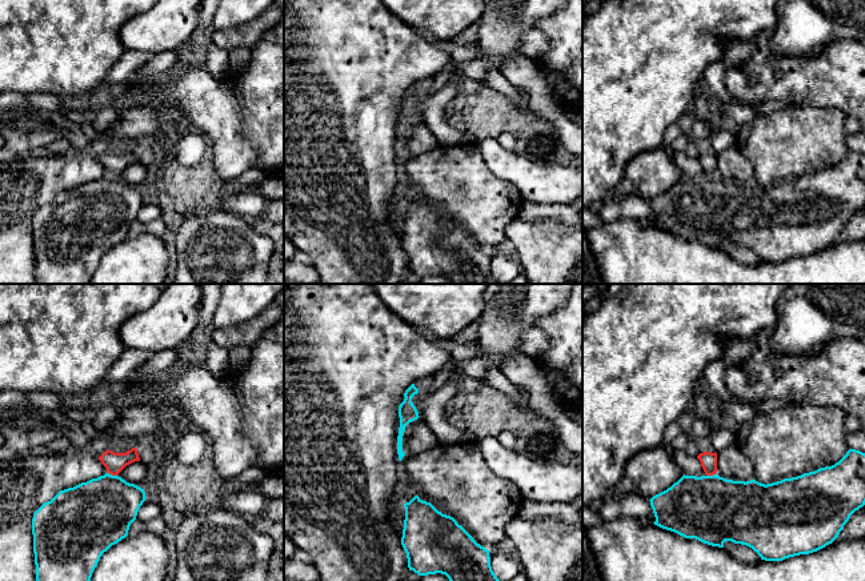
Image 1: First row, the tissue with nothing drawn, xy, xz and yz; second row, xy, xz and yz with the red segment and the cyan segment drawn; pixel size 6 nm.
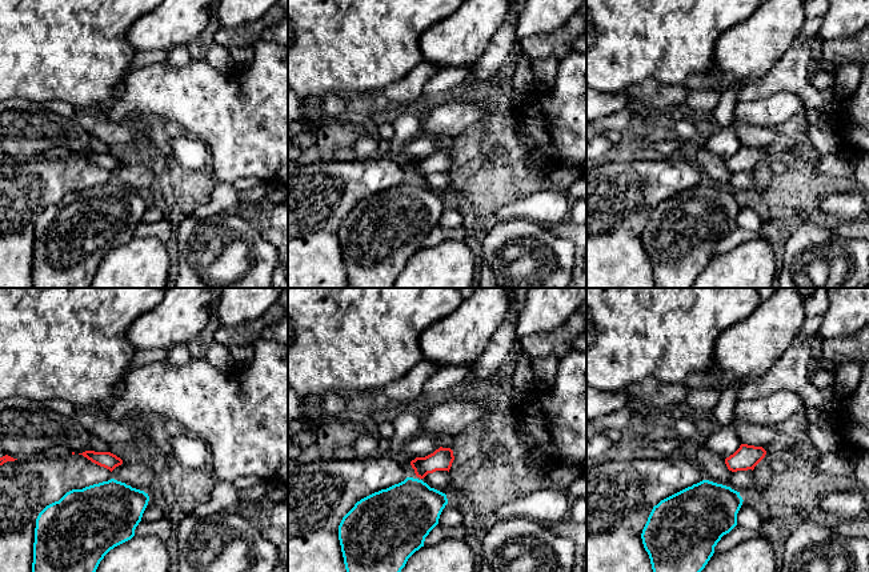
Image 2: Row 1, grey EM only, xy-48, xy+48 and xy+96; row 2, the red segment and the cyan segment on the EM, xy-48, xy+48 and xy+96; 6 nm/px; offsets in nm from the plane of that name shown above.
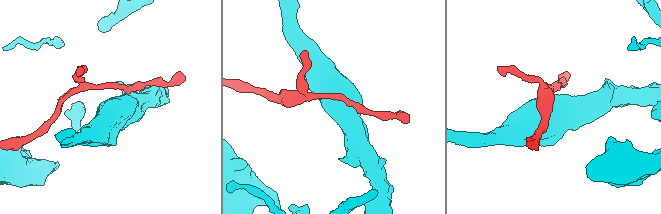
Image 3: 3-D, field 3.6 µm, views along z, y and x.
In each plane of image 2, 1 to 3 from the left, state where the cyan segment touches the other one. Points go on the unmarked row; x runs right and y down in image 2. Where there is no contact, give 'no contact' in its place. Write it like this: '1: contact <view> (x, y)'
1: no contact
2: no contact
3: no contact

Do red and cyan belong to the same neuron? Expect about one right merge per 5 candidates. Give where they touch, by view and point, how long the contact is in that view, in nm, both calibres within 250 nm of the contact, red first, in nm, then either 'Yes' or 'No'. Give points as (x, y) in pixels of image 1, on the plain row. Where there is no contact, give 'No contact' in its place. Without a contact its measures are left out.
Touches red at xy (112, 176). Shared border 60 nm. Thickness 120 nm (red) against 420 nm. No

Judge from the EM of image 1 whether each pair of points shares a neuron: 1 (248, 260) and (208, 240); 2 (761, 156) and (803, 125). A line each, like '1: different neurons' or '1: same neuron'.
1: same neuron
2: same neuron

